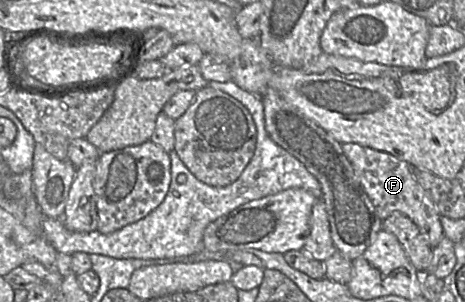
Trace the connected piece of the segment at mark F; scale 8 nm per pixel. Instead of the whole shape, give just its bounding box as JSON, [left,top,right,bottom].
[341,143,445,246]

